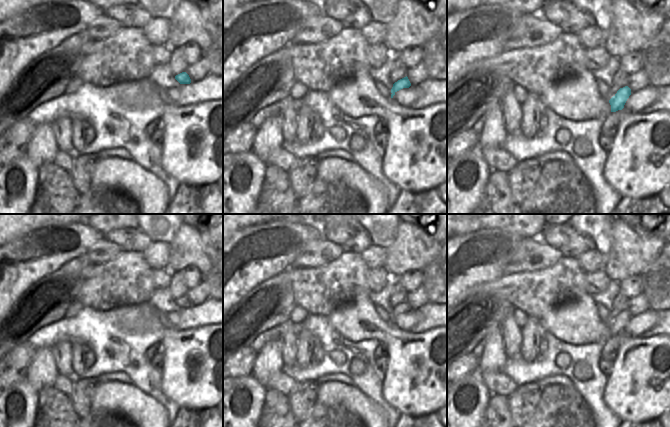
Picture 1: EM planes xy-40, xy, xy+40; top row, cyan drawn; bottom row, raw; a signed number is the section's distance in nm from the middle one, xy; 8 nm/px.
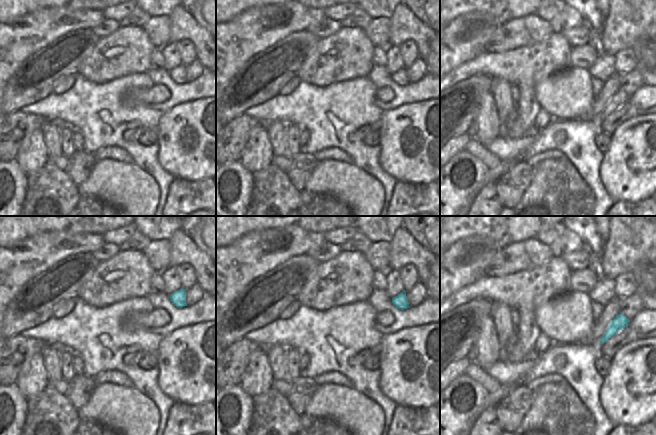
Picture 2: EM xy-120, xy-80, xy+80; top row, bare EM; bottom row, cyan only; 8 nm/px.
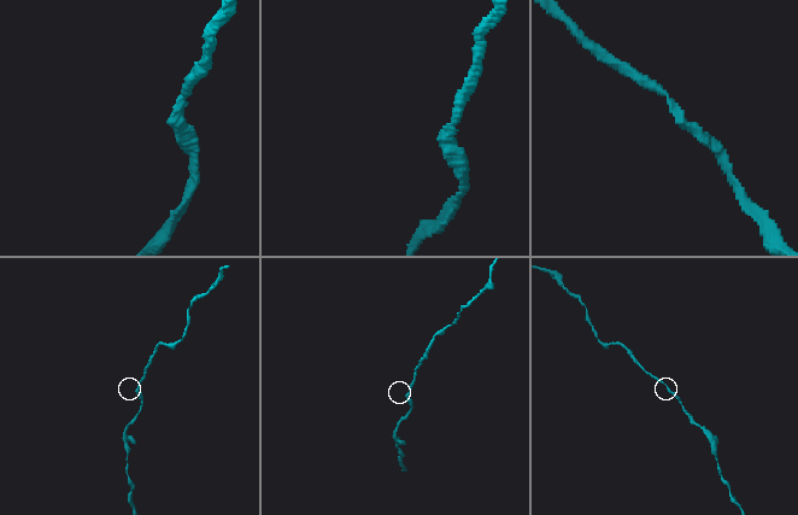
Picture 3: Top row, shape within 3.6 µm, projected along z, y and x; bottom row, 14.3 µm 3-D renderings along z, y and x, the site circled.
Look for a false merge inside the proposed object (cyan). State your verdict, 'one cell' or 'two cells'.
one cell

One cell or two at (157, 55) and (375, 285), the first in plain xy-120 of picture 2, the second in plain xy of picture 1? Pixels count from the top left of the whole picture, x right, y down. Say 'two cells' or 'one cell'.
one cell

